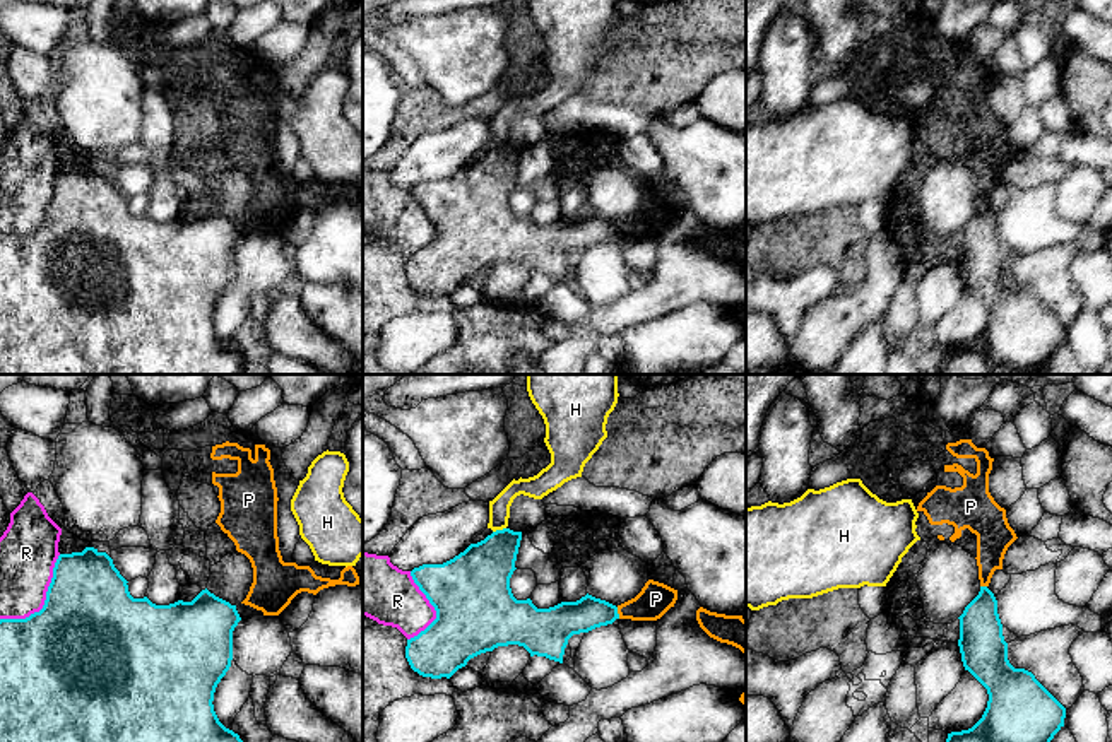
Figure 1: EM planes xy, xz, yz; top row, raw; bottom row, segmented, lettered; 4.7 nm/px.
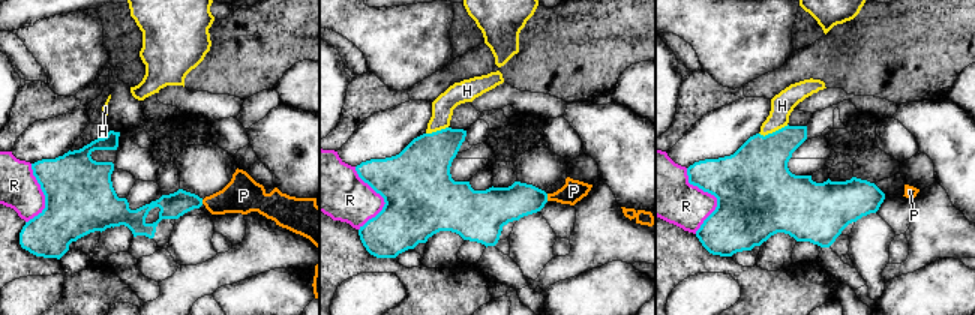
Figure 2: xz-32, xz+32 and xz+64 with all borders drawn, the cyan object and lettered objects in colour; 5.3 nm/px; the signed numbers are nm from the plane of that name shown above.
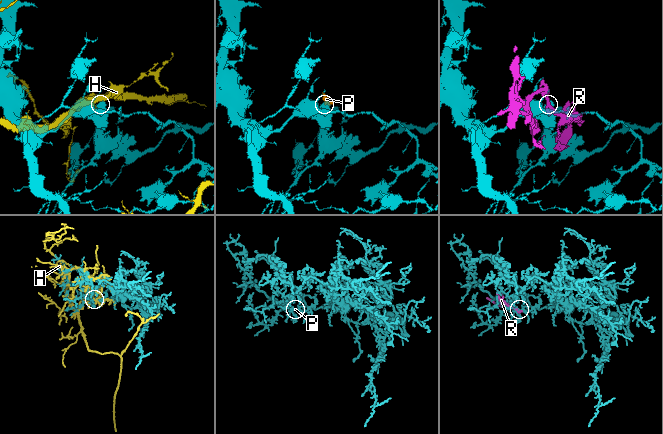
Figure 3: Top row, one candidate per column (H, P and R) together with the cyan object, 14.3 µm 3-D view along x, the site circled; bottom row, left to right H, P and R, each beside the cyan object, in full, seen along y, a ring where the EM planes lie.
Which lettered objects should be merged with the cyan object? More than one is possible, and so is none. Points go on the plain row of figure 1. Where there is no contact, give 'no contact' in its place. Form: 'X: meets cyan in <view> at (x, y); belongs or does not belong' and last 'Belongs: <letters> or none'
H: meets cyan in xz at (498, 147); does not belong
P: meets cyan in xz at (616, 229); does not belong
R: meets cyan in xy at (45, 219); does not belong
Belongs: none

